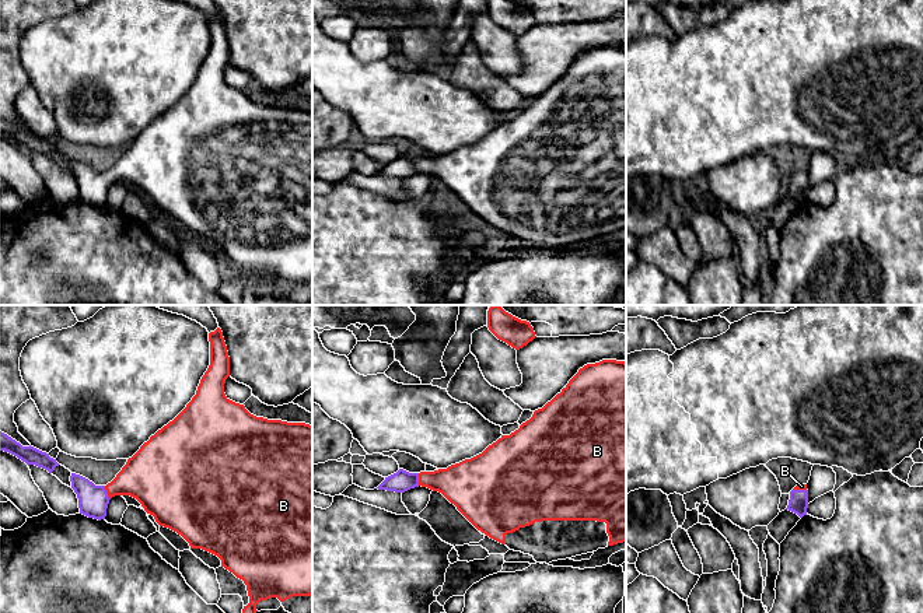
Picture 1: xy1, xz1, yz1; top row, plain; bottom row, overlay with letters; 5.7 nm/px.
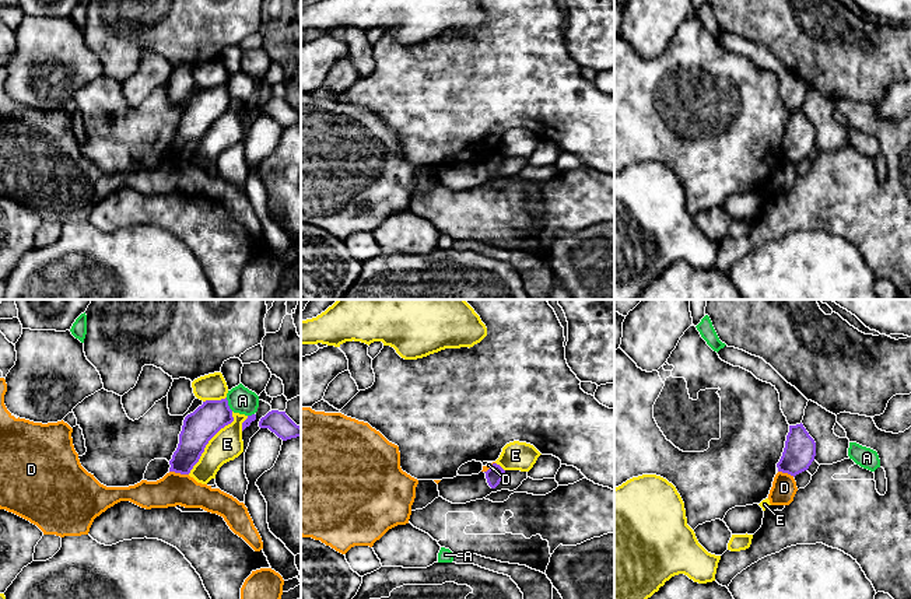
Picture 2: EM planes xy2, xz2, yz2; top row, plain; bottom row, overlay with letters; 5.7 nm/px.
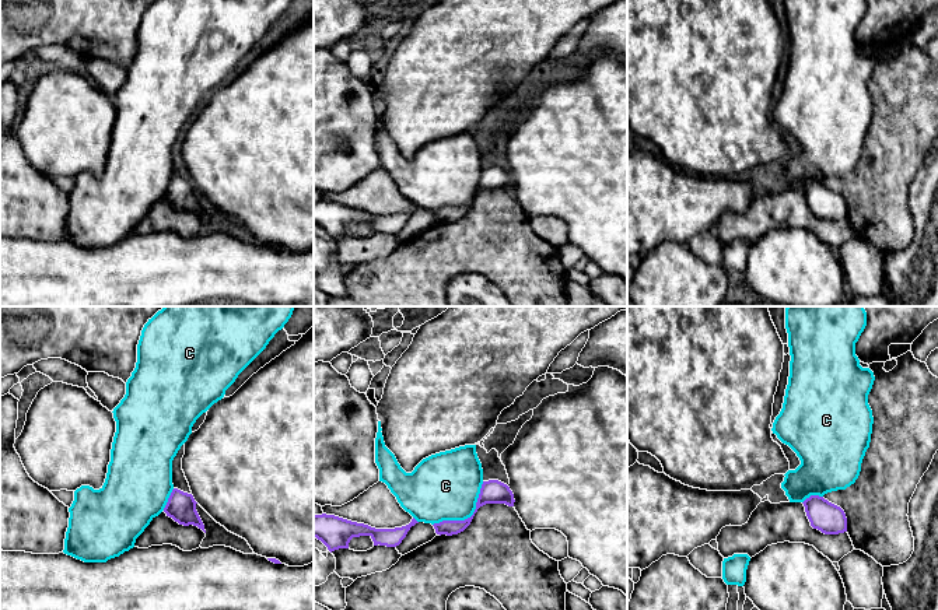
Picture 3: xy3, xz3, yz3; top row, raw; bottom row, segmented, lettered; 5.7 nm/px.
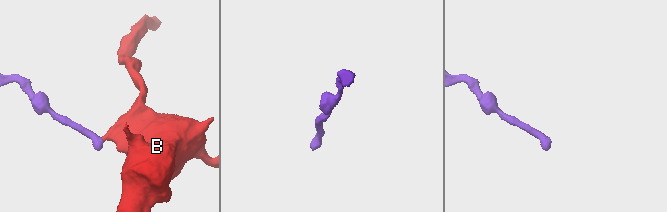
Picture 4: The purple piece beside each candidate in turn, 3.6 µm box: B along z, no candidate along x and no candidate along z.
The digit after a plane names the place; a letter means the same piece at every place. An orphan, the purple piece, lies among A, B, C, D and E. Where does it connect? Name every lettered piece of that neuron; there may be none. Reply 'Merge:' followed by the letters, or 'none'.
Merge: B

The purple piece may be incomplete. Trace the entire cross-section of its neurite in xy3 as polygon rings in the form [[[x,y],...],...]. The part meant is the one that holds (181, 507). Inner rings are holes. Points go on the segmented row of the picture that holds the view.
[[[174,488],[164,508],[167,516],[183,526],[197,526],[204,533],[204,525],[196,511],[196,501],[192,494]]]

